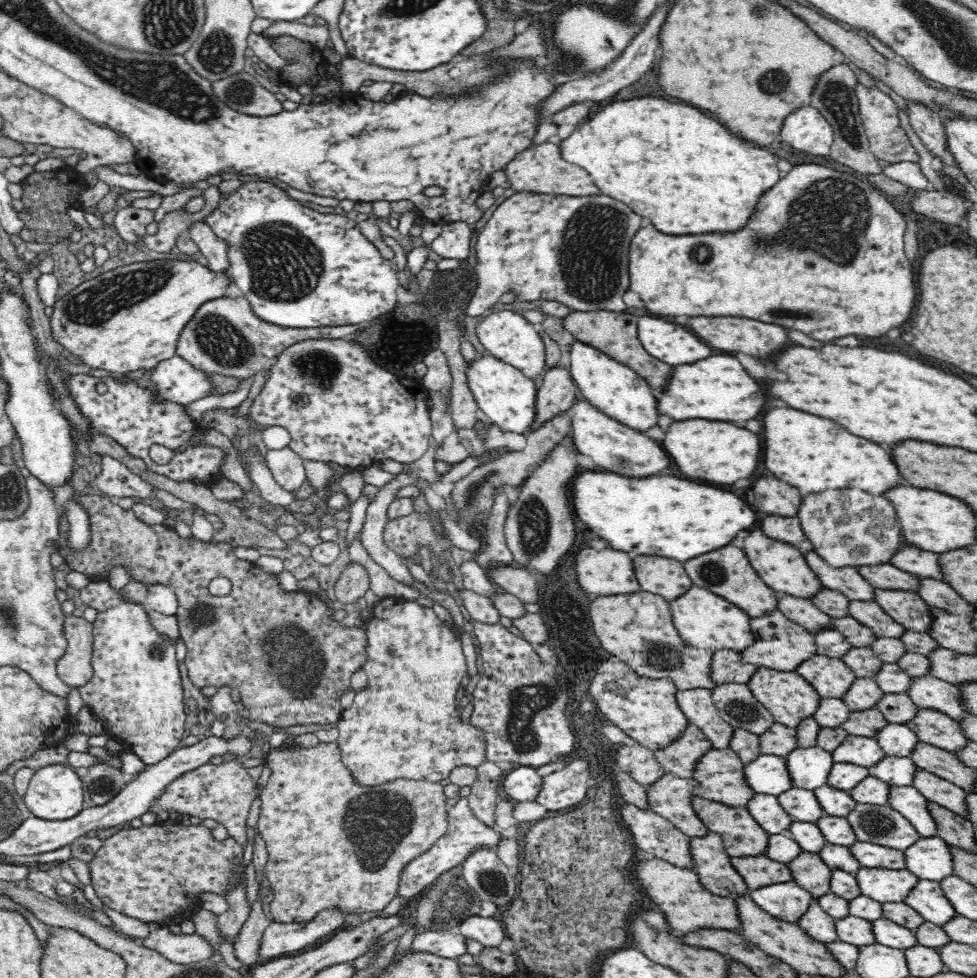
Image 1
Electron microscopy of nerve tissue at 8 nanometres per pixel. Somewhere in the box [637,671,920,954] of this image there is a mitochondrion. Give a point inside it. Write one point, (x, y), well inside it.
(875, 824)

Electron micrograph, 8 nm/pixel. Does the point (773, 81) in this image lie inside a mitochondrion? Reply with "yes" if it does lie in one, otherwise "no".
yes

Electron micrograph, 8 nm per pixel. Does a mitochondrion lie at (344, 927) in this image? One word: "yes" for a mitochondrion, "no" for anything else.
no

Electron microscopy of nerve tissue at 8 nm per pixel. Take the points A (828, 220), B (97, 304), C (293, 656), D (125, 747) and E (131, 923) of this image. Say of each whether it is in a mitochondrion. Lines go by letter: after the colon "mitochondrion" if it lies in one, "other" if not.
A: mitochondrion
B: mitochondrion
C: mitochondrion
D: other
E: other

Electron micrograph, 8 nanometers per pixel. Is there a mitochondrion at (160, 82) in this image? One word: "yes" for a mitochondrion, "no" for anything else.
yes

